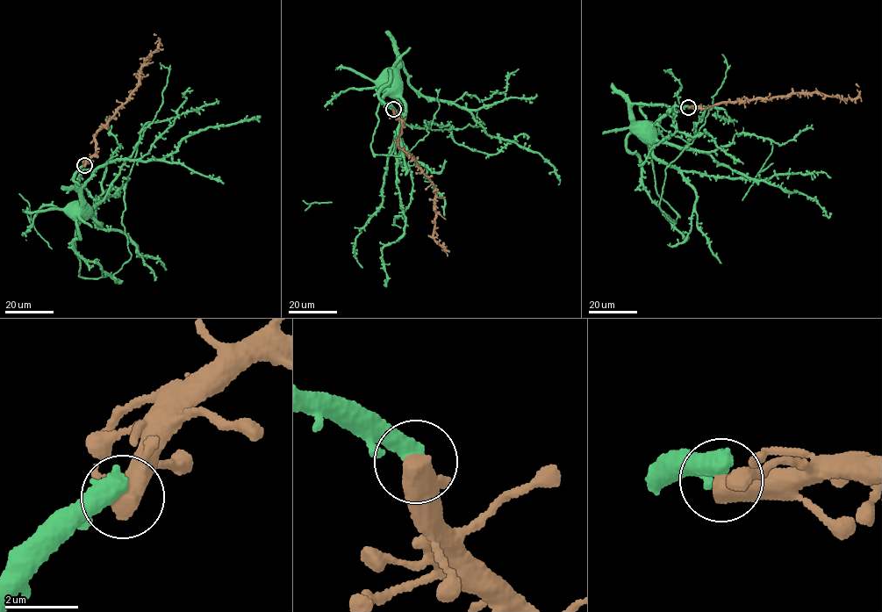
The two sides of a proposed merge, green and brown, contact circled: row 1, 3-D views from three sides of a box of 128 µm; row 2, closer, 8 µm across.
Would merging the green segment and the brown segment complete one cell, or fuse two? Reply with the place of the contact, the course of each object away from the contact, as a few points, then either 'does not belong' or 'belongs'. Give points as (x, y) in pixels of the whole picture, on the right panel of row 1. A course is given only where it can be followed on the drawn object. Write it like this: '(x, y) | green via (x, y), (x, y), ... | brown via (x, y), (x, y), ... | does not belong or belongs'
(688, 107) | green via (688, 107), (666, 112), (651, 124), (640, 121), (638, 124) | brown via (688, 107), (707, 107), (727, 102), (769, 99), (816, 91), (854, 98), (859, 95), (858, 86), (856, 84) | does not belong

